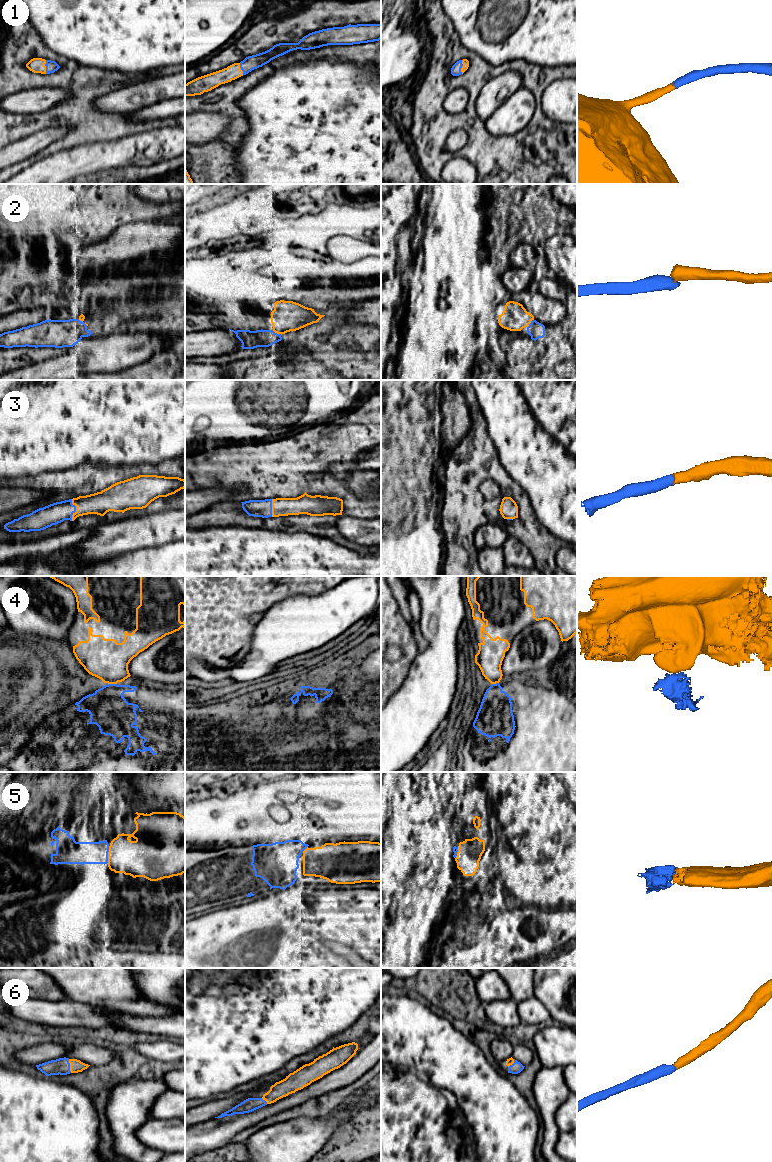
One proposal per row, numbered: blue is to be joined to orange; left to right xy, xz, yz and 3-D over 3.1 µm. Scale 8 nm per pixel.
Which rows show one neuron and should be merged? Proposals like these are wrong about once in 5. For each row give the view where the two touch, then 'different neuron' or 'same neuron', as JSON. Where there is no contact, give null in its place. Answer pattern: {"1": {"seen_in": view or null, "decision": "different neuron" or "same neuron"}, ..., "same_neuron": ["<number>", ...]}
{"1": {"seen_in": "xy", "decision": "same neuron"}, "2": {"seen_in": "yz", "decision": "same neuron"}, "3": {"seen_in": "xy", "decision": "same neuron"}, "4": {"seen_in": "xy", "decision": "different neuron"}, "5": {"seen_in": "xy", "decision": "same neuron"}, "6": {"seen_in": "xy", "decision": "same neuron"}, "same_neuron": ["1", "2", "3", "5", "6"]}

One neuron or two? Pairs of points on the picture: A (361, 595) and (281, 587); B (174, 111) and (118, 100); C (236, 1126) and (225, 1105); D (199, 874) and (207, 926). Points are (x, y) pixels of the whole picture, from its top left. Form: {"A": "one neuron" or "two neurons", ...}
{"A": "two neurons", "B": "two neurons", "C": "two neurons", "D": "two neurons"}

